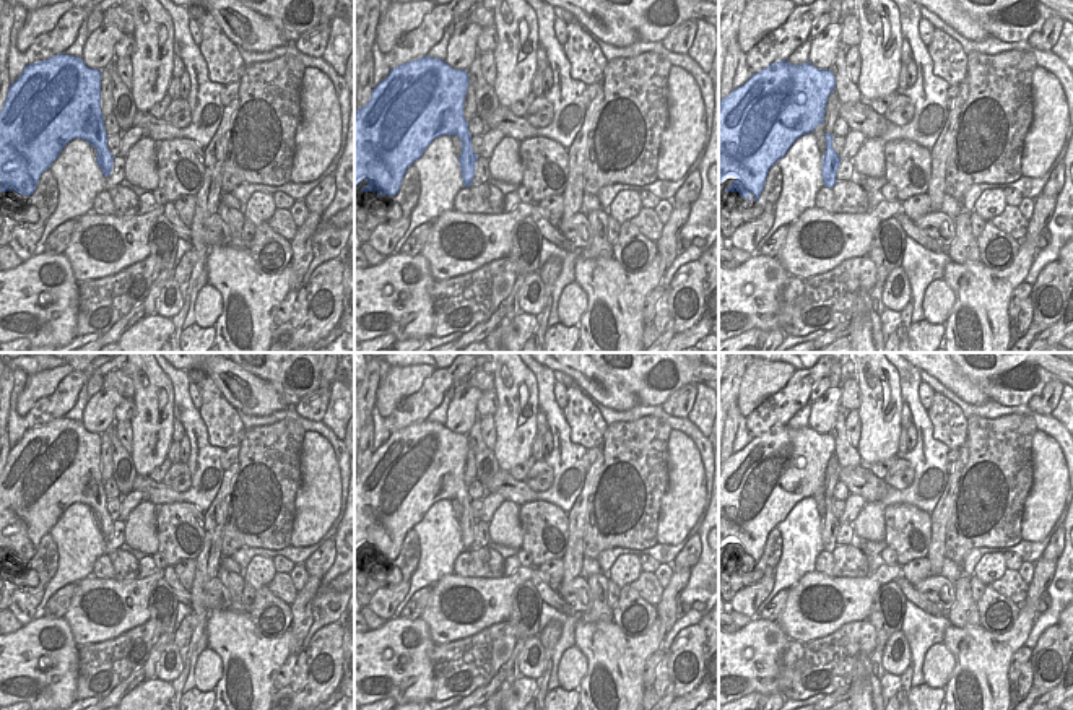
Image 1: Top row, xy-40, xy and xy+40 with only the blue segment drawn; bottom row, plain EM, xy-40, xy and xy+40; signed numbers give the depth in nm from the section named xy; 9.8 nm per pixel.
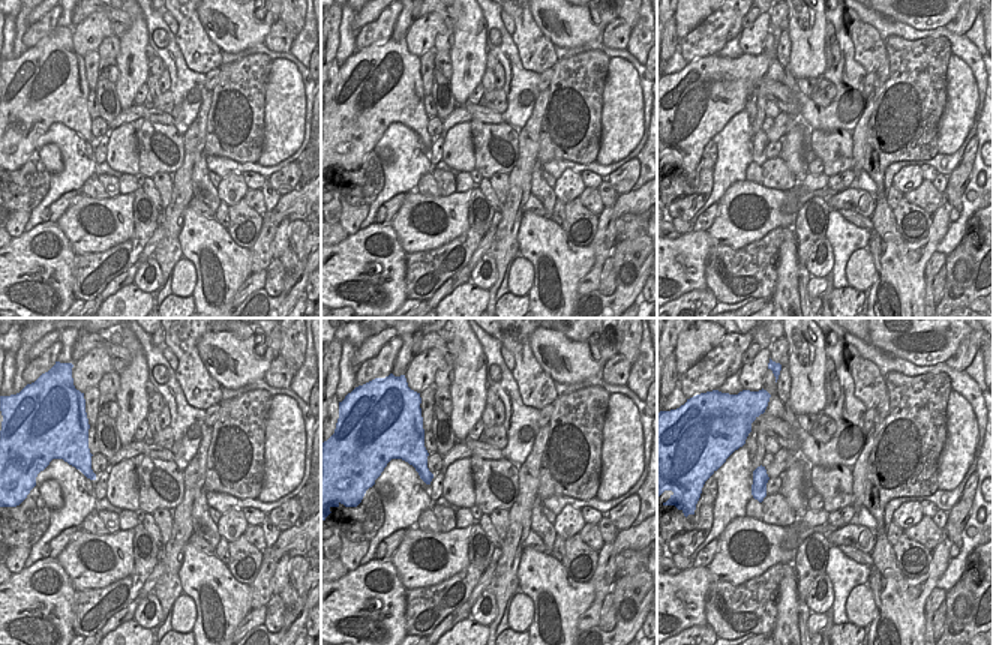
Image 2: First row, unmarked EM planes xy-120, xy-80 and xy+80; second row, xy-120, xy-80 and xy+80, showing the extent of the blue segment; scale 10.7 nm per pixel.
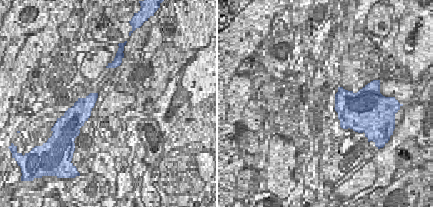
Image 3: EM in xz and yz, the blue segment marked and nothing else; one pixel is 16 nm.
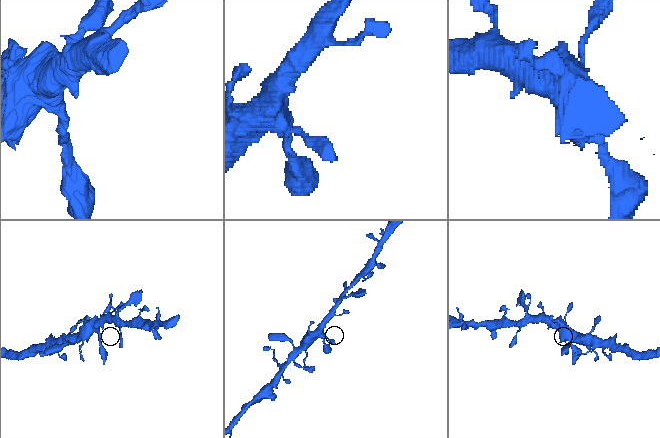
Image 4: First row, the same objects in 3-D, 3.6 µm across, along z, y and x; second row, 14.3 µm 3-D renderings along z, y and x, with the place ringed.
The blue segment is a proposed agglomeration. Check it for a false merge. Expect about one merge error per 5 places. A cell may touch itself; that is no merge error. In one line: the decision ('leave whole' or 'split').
leave whole

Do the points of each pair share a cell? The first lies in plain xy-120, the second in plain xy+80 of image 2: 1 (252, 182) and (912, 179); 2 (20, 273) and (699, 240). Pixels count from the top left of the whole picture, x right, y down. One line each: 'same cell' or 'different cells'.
1: different cells
2: same cell

